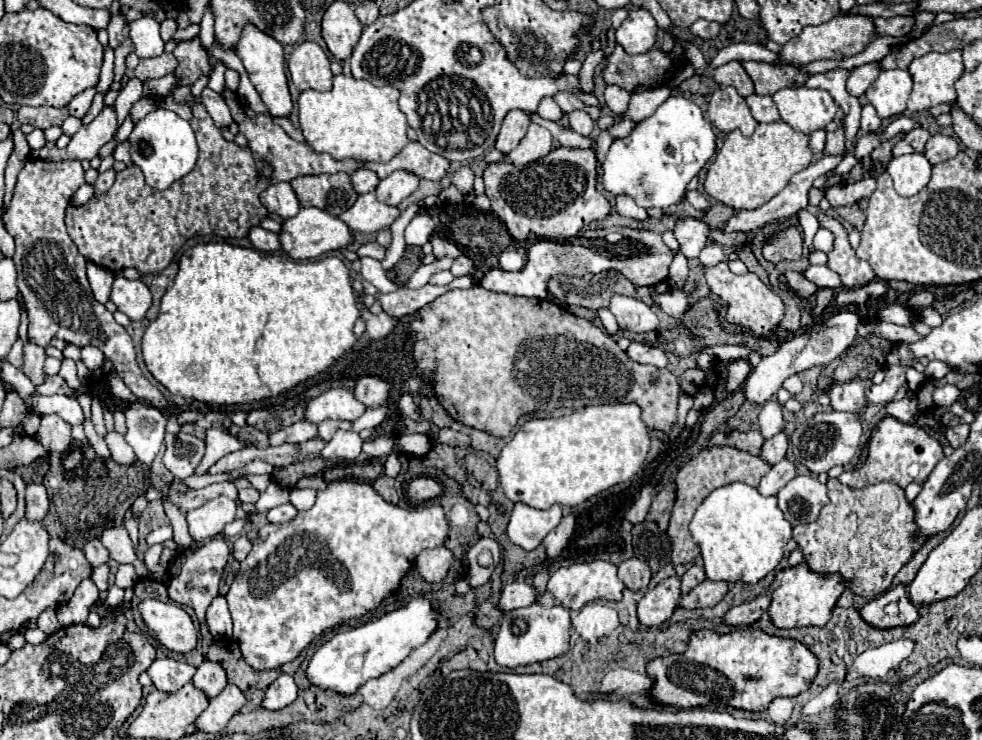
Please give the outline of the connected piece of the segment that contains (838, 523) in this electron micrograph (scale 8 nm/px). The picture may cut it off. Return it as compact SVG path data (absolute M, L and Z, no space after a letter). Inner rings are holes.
M828 480L830 504L816 522L796 526L794 540L804 554L804 562L818 574L840 574L846 590L874 598L886 592L896 572L912 558L918 542L912 538L914 508L904 498L904 490L892 482L880 482L862 490L848 488L838 480Z

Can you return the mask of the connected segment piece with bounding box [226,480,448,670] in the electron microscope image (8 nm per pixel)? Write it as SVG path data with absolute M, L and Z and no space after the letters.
M336 480L336 482L330 482L326 490L318 492L318 498L316 498L316 504L306 510L306 512L298 512L294 520L286 522L286 524L264 524L260 530L258 530L258 538L254 540L252 544L252 550L250 554L246 556L244 562L240 562L240 570L230 586L230 592L226 594L226 600L228 600L228 606L230 606L230 614L232 614L232 620L234 620L234 640L238 642L240 650L242 650L242 656L244 660L254 668L254 670L268 670L268 668L278 668L286 662L292 662L316 636L320 636L324 630L328 628L334 628L350 618L360 618L364 616L366 612L372 612L386 596L390 596L392 592L396 592L400 588L400 582L402 578L406 576L406 572L414 566L416 562L416 556L422 552L422 550L428 550L428 548L440 548L444 546L444 538L448 534L448 522L444 518L444 510L436 504L432 506L418 506L413 508L400 508L400 506L394 506L390 502L386 502L368 482L364 480Z

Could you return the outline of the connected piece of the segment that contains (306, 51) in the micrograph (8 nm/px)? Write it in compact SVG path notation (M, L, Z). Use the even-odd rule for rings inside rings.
M302 42L288 58L288 68L294 86L302 90L330 90L332 72L326 52L316 42Z

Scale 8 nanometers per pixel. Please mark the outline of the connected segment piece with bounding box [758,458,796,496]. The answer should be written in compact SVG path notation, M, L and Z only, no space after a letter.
M780 460L778 464L772 466L772 470L760 480L758 484L758 492L762 496L774 496L778 494L780 488L784 488L792 478L796 476L796 468L794 468L794 462L790 460Z

